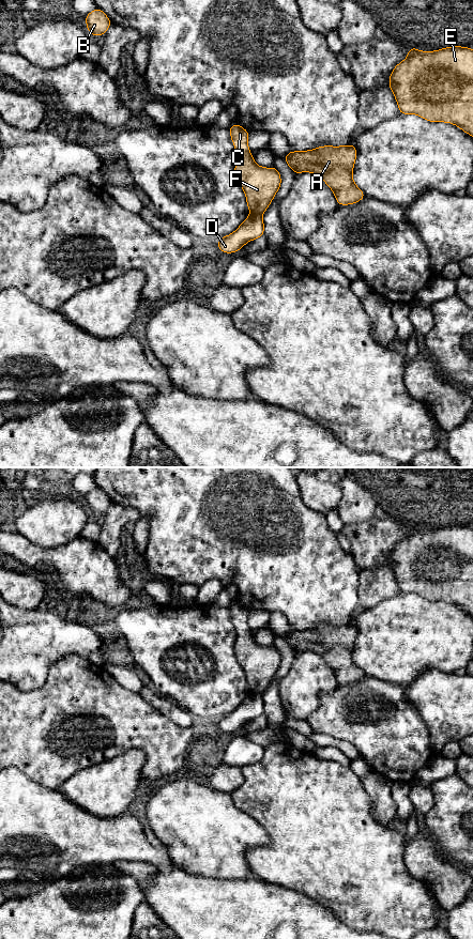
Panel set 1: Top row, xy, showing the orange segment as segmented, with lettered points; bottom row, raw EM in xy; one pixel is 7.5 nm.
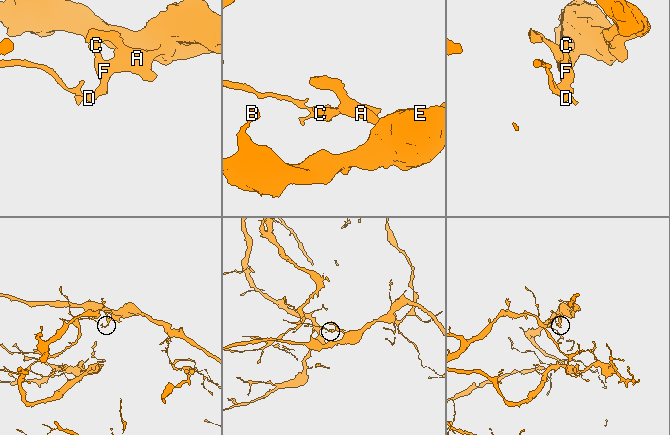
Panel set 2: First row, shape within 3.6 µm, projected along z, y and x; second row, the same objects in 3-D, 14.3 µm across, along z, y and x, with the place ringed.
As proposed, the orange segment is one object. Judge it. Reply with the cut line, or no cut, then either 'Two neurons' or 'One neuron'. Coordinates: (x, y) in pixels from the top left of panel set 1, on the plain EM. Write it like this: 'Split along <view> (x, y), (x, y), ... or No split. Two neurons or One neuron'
Split along xy (252, 692), (260, 694). Two neurons

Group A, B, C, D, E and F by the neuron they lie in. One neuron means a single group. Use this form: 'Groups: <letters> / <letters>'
Groups: A B C E F / D

